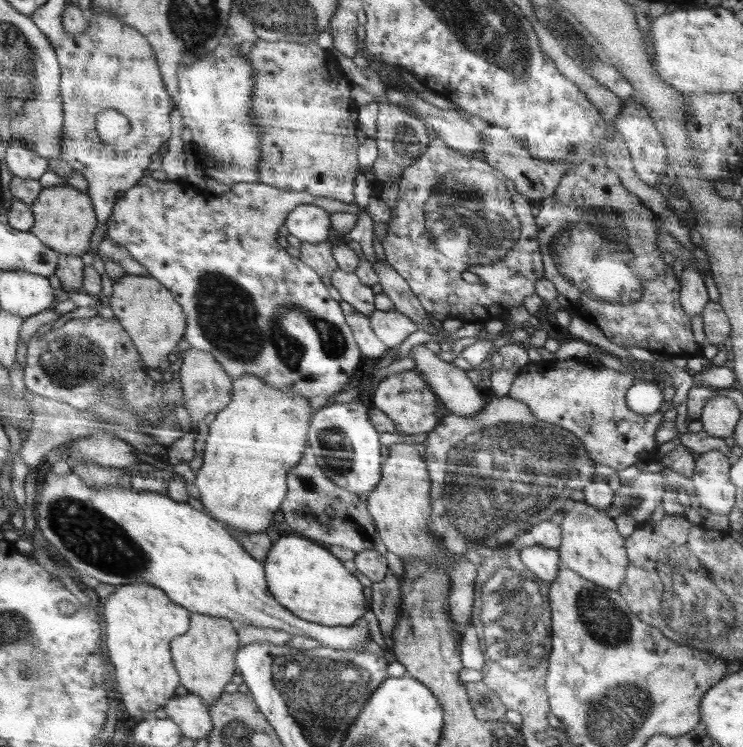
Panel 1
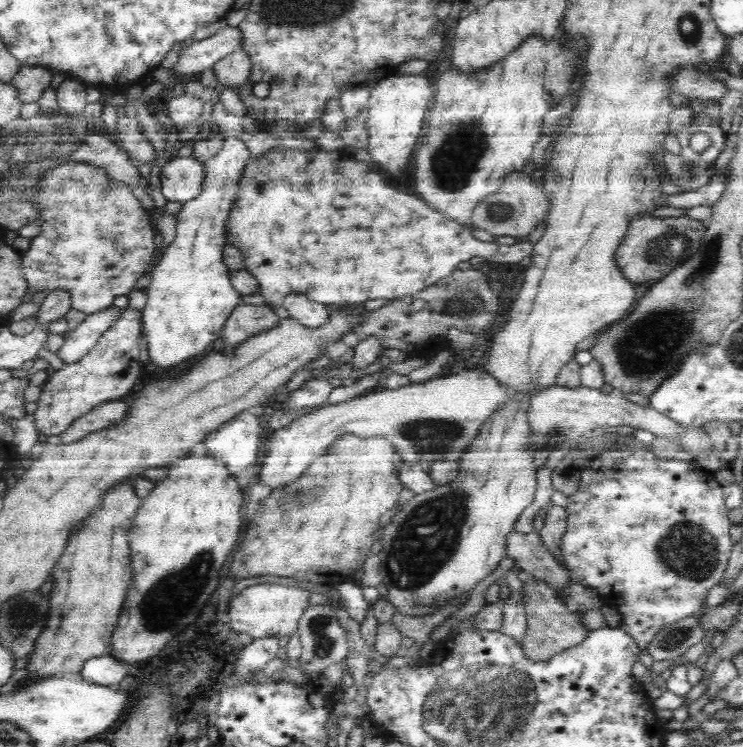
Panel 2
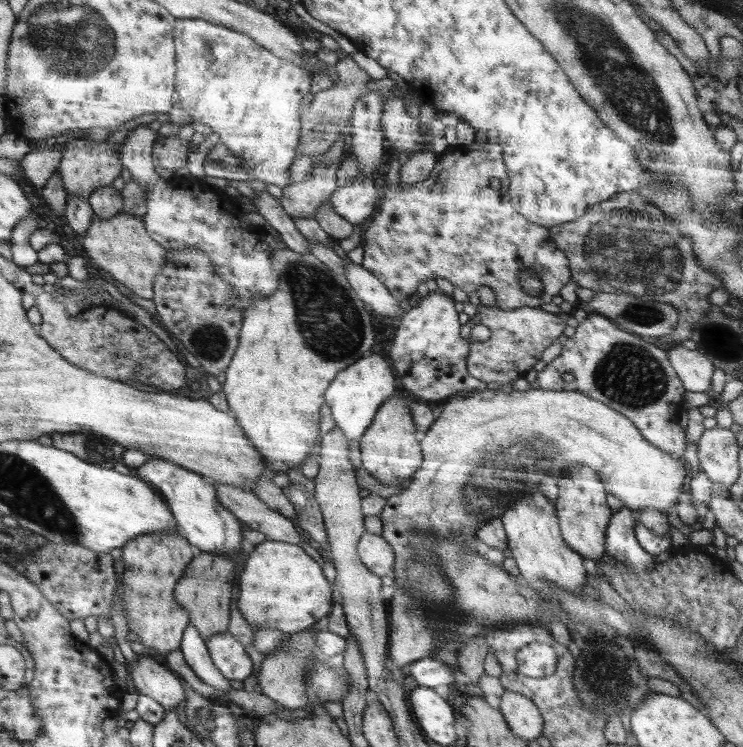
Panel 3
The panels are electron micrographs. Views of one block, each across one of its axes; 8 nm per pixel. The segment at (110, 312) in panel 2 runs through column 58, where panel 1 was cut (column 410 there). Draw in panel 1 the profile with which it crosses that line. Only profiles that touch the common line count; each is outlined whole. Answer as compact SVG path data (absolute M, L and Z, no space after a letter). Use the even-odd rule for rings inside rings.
M424 345L414 346L407 356L411 356L414 359L415 370L426 376L427 385L435 392L438 400L448 412L472 416L484 410L486 400L481 396L481 387L472 383L469 372L458 368L452 362L440 359L436 353Z

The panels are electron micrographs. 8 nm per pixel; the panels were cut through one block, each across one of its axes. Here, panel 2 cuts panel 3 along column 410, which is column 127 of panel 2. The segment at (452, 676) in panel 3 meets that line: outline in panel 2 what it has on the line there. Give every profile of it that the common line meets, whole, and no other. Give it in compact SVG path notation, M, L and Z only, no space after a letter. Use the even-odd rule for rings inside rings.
M98 655L87 659L80 668L80 677L99 685L119 684L130 674L128 663L120 662L111 655Z

